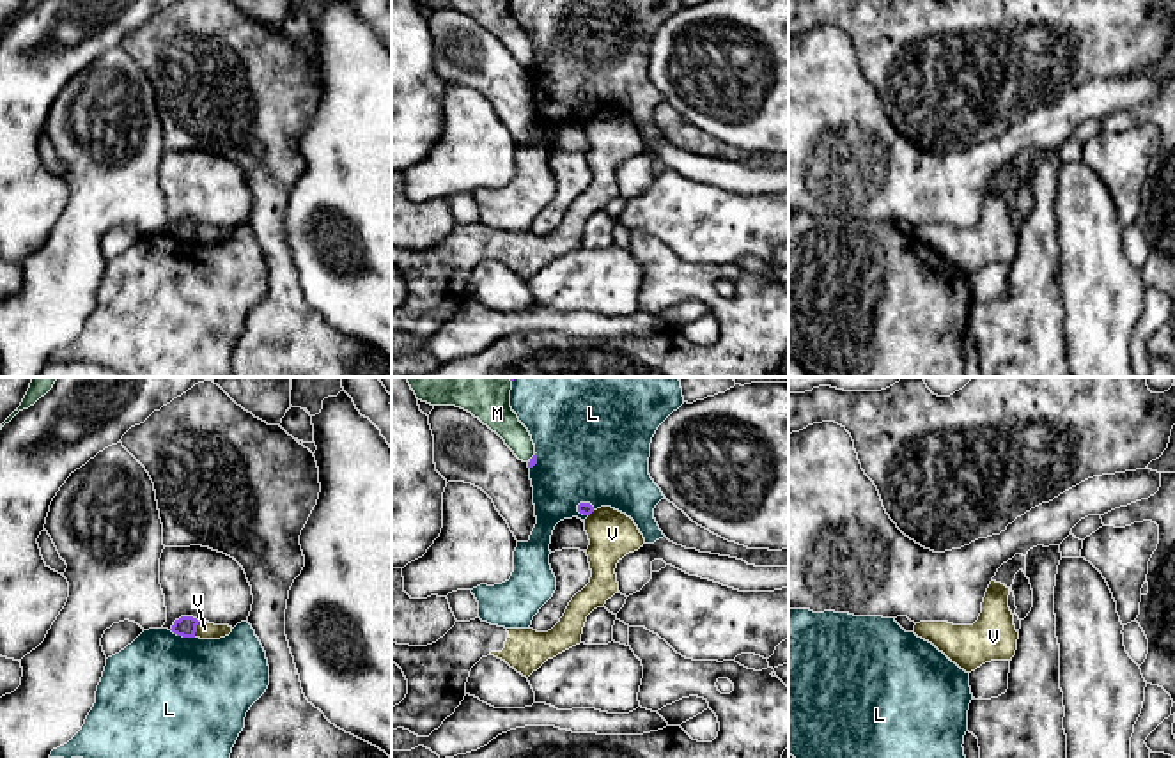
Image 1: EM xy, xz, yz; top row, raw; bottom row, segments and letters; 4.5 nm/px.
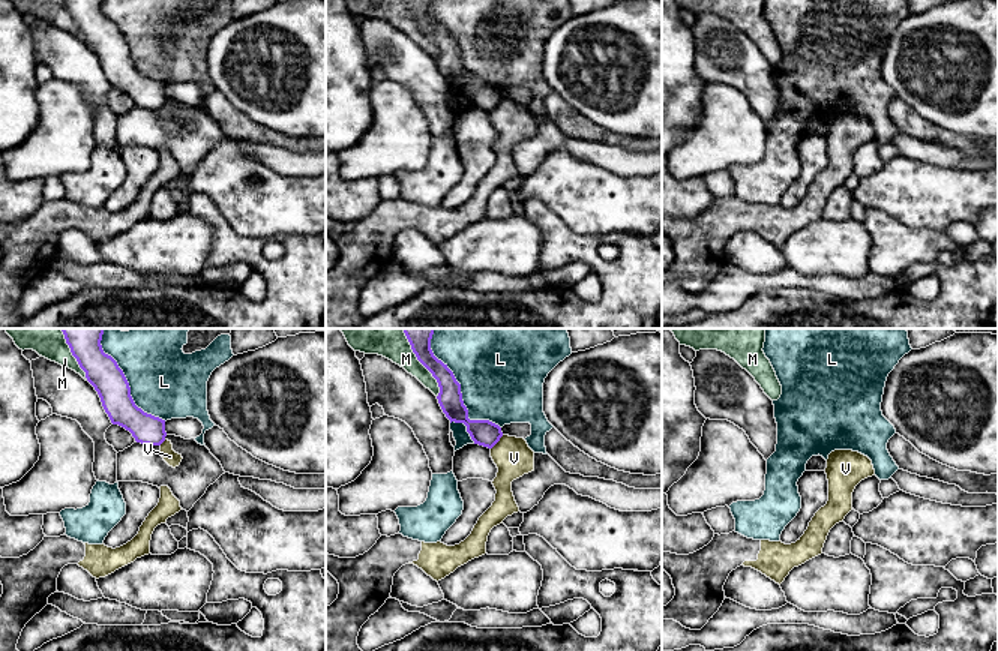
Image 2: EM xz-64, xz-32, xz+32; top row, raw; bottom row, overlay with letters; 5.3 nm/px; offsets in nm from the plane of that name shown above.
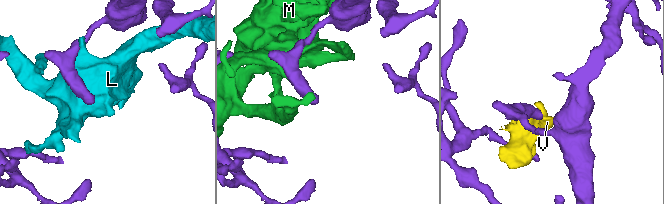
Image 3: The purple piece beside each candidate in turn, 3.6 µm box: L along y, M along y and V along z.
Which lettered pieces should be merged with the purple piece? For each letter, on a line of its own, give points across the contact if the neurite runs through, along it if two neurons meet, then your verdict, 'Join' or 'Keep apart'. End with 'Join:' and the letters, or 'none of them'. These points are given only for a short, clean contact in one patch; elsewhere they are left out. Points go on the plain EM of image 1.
L: Keep apart
M: Keep apart
V: Boundary: xy (199, 225), (194, 239). Keep apart
Join: none of them

